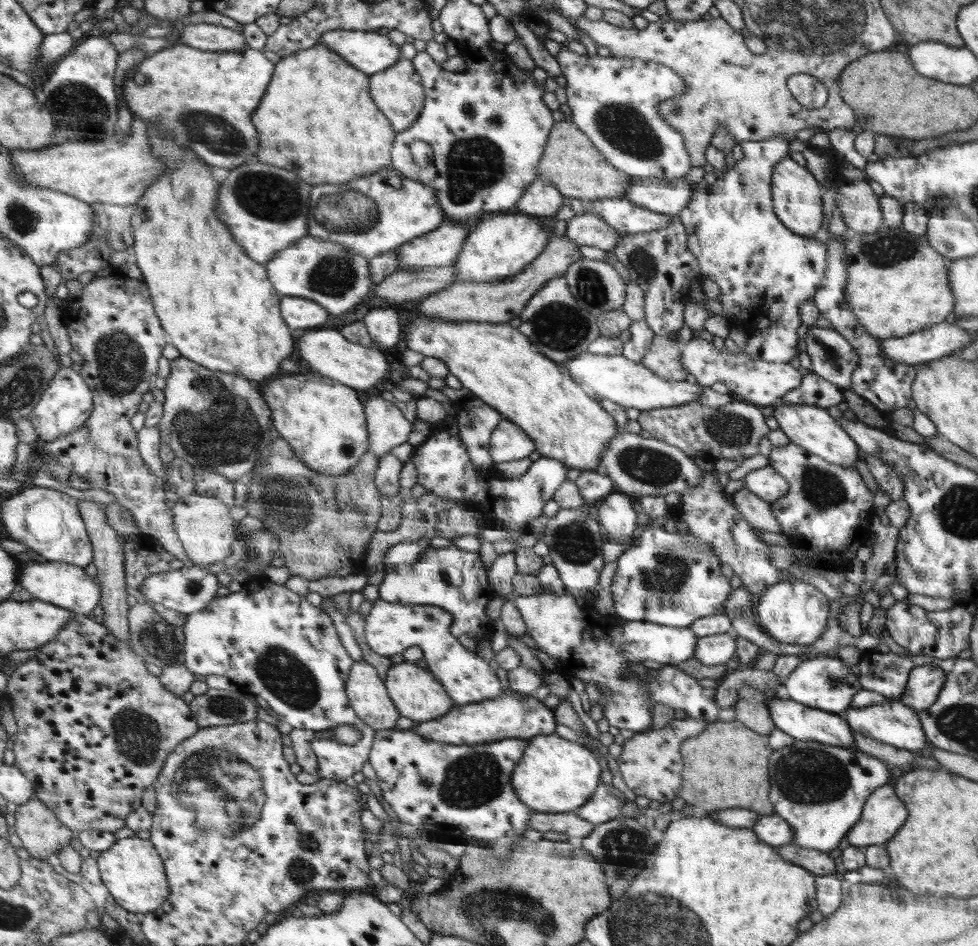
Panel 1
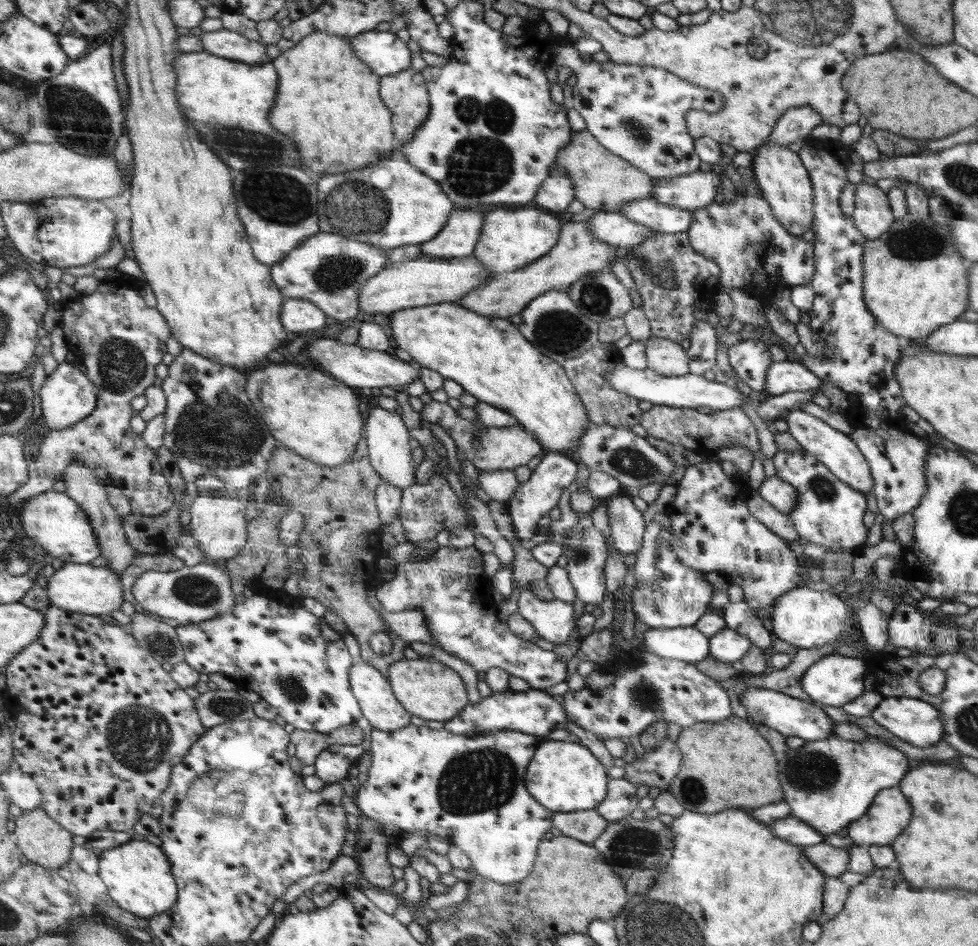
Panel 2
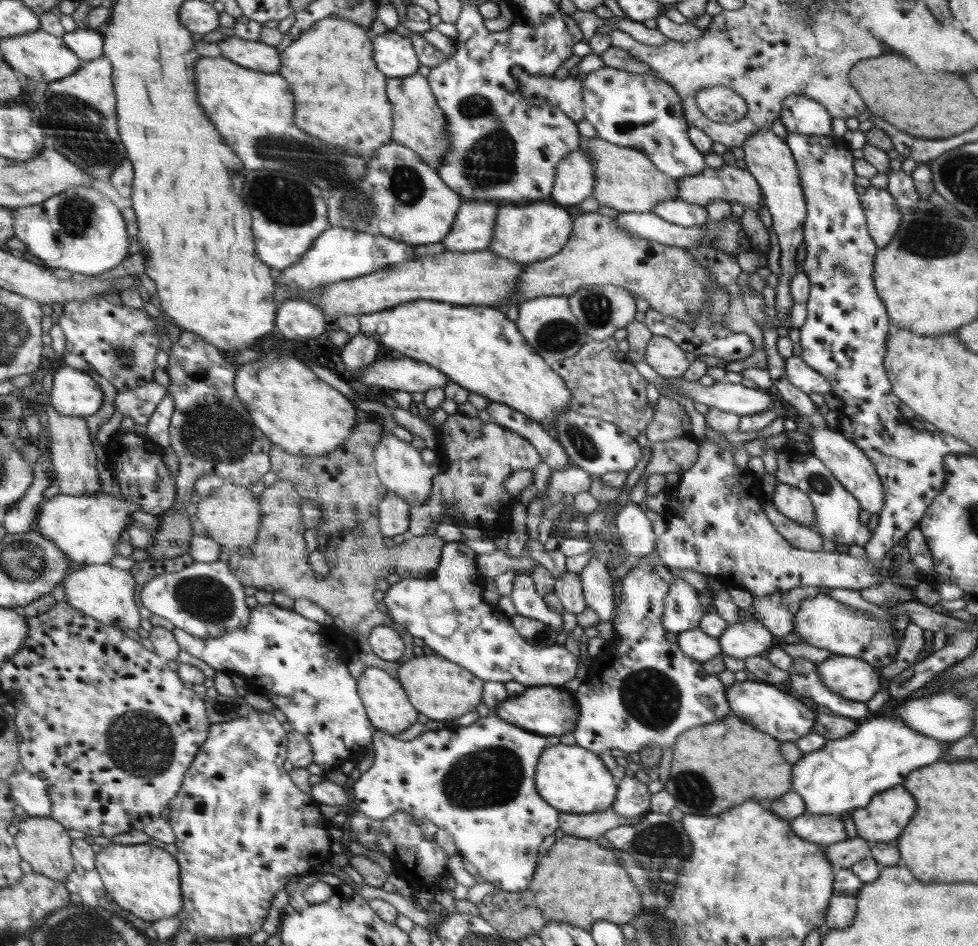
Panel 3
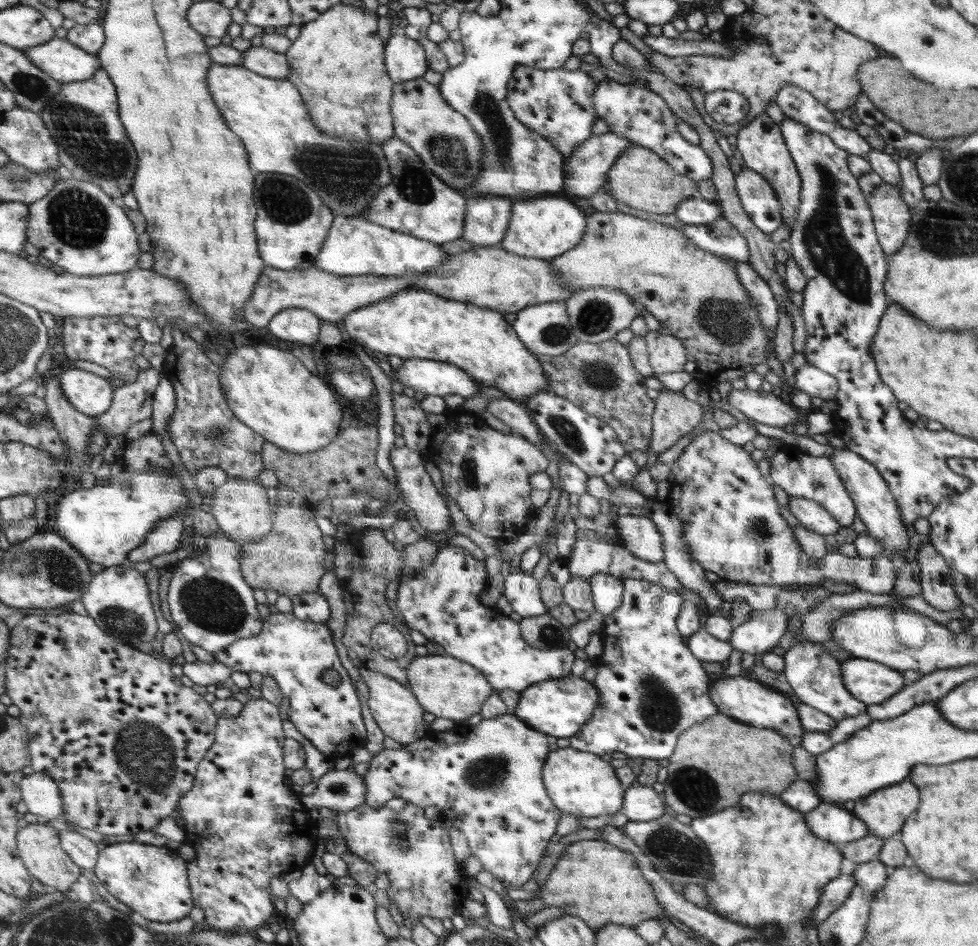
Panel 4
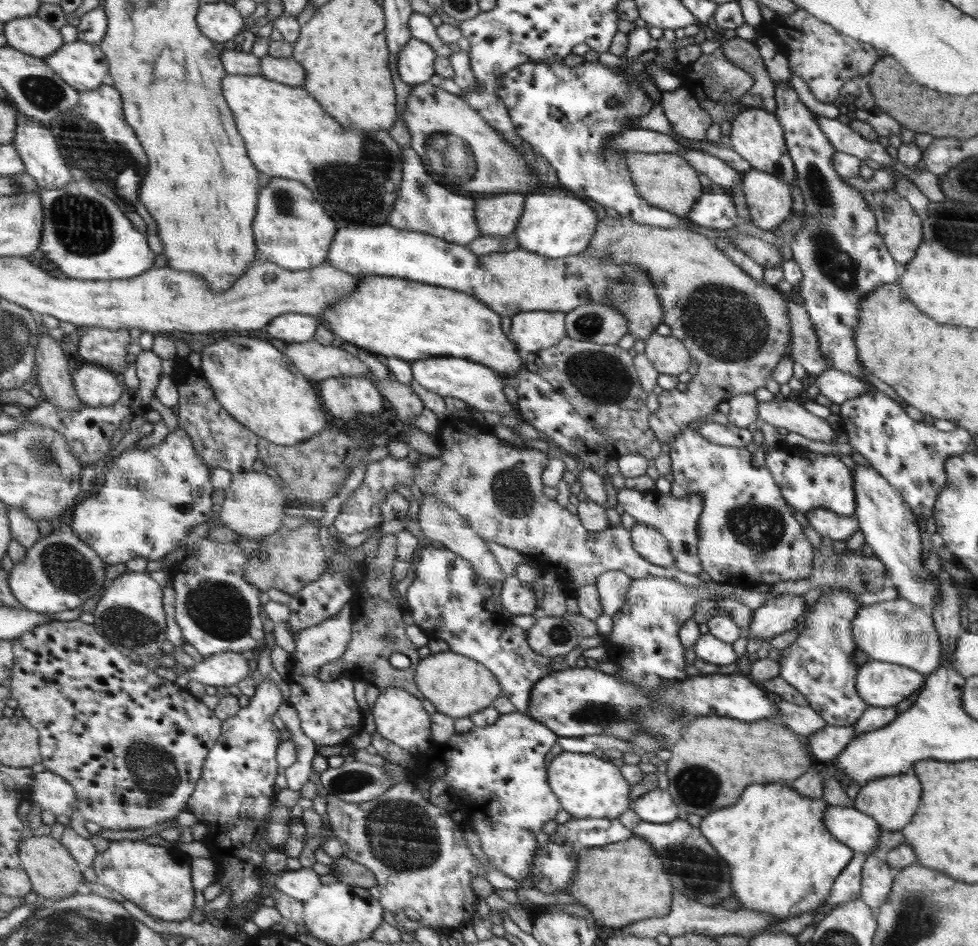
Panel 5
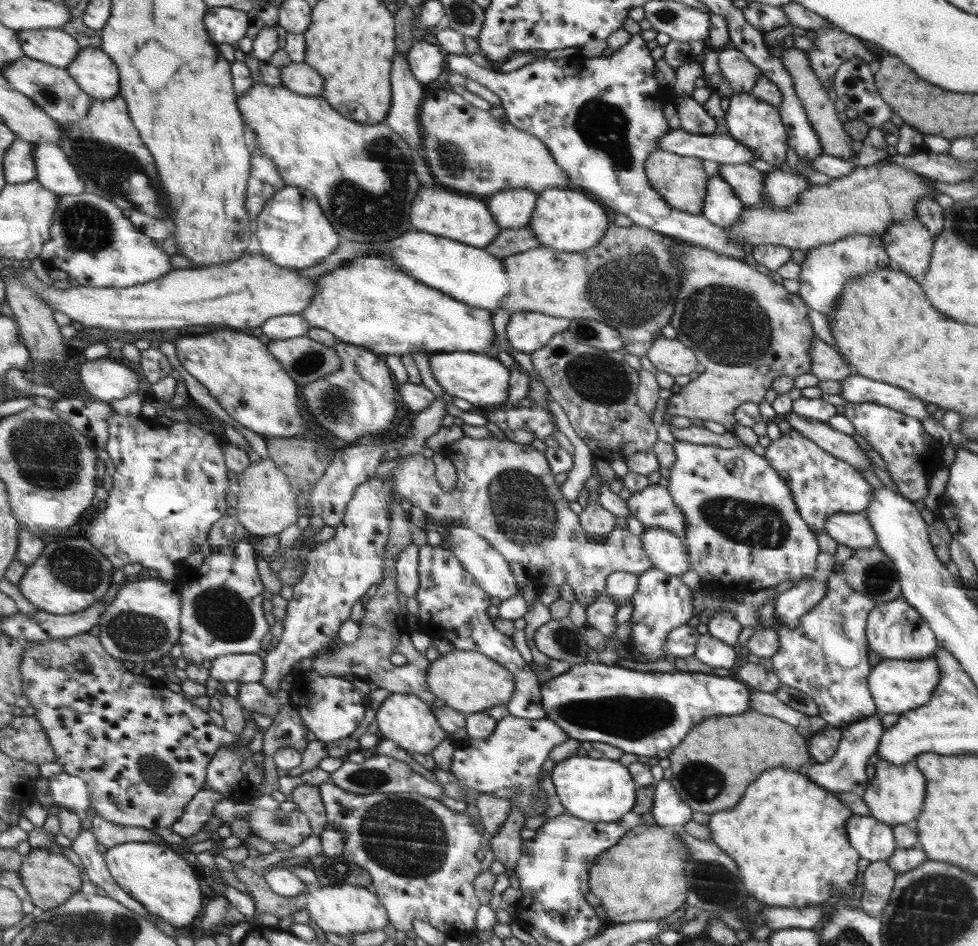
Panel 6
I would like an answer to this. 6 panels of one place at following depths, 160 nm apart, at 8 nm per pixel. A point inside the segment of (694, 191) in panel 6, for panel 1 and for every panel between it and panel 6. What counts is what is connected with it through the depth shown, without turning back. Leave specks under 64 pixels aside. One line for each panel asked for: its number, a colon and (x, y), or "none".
1: (570, 161)
2: (603, 180)
3: (626, 179)
4: (642, 179)
5: (667, 180)

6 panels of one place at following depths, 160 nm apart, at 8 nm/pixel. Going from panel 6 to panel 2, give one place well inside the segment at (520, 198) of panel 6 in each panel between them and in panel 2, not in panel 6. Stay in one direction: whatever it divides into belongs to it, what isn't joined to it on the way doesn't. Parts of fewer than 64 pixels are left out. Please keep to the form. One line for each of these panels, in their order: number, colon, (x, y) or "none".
2: (461, 234)
3: (474, 227)
4: (487, 219)
5: (498, 216)

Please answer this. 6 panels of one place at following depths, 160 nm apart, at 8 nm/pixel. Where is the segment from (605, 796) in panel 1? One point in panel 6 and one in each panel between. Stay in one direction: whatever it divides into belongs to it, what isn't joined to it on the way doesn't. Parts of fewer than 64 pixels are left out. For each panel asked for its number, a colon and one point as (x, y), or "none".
2: (622, 799)
3: (633, 799)
4: (641, 803)
5: (656, 806)
6: (668, 809)

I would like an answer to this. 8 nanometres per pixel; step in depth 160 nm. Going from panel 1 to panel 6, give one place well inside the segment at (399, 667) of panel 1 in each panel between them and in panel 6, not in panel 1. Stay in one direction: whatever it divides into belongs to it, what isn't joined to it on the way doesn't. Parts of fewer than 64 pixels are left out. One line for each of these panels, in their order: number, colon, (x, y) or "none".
2: (431, 690)
3: (442, 690)
4: (447, 687)
5: (458, 686)
6: (469, 682)

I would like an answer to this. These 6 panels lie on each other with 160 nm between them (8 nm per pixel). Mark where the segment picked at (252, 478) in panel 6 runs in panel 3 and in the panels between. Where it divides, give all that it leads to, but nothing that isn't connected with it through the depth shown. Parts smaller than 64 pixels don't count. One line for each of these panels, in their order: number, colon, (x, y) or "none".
3: (231, 516)
4: (241, 508)
5: (254, 508)

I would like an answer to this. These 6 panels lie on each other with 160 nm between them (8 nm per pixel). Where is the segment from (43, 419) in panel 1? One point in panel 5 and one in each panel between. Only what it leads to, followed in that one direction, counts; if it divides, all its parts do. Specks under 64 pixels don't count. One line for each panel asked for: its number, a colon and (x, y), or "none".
2: (69, 395)
3: (75, 393)
4: (91, 394)
5: (97, 385)

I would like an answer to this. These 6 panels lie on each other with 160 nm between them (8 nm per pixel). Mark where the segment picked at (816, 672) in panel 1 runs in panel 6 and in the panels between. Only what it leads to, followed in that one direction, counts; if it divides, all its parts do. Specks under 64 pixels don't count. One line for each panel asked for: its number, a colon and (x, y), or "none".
2: (835, 680)
3: (851, 677)
4: (872, 682)
5: (883, 684)
6: (899, 686)

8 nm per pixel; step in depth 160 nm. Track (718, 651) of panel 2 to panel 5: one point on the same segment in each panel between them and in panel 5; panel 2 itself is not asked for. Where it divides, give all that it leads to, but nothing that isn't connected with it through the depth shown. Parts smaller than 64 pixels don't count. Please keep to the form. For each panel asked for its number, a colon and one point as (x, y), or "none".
3: (749, 638)
4: (762, 632)
5: (782, 613)

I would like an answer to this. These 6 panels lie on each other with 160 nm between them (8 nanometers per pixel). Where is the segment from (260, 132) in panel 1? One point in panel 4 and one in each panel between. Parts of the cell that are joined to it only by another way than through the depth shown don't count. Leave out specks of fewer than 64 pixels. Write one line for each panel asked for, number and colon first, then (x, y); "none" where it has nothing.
2: (329, 101)
3: (335, 58)
4: (338, 63)

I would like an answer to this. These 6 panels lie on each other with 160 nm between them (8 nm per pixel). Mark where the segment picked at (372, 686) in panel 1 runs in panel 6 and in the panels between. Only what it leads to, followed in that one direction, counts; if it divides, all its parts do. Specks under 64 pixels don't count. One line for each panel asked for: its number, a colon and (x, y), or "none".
2: (381, 707)
3: (390, 710)
4: (394, 708)
5: (399, 717)
6: (406, 719)

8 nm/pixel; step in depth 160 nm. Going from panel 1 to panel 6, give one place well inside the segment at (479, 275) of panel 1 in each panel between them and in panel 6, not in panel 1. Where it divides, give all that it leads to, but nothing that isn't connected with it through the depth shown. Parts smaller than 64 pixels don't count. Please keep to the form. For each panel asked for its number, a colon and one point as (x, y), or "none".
2: (511, 239)
3: (526, 234)
4: (542, 227)
5: (553, 224)
6: (564, 219)

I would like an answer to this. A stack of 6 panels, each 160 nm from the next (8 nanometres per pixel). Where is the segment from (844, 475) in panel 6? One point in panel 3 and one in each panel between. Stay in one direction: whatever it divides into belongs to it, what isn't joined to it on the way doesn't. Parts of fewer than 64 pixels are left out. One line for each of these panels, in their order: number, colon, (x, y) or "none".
3: (839, 517)
4: (816, 479)
5: (809, 481)

